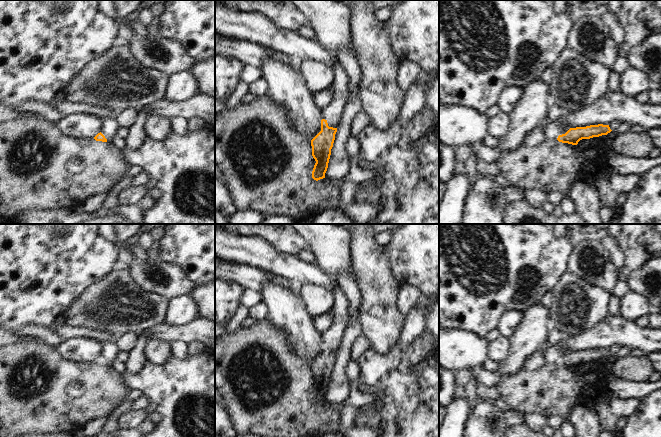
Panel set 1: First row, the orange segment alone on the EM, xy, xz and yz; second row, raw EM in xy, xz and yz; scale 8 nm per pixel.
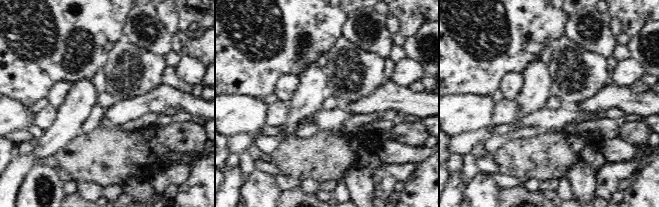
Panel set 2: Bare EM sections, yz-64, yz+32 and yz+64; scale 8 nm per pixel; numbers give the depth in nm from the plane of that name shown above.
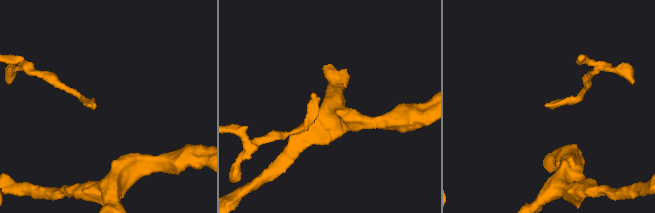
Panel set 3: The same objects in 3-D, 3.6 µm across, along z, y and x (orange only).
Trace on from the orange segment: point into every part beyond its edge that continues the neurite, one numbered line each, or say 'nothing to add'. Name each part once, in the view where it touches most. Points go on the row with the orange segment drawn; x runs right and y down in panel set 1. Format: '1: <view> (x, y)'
nothing to add

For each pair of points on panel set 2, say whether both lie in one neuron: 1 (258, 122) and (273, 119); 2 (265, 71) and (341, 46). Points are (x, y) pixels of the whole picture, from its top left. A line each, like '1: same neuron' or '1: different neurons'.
1: different neurons
2: different neurons

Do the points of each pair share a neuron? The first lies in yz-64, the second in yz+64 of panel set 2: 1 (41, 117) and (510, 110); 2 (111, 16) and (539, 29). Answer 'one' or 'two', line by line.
1: one
2: one

